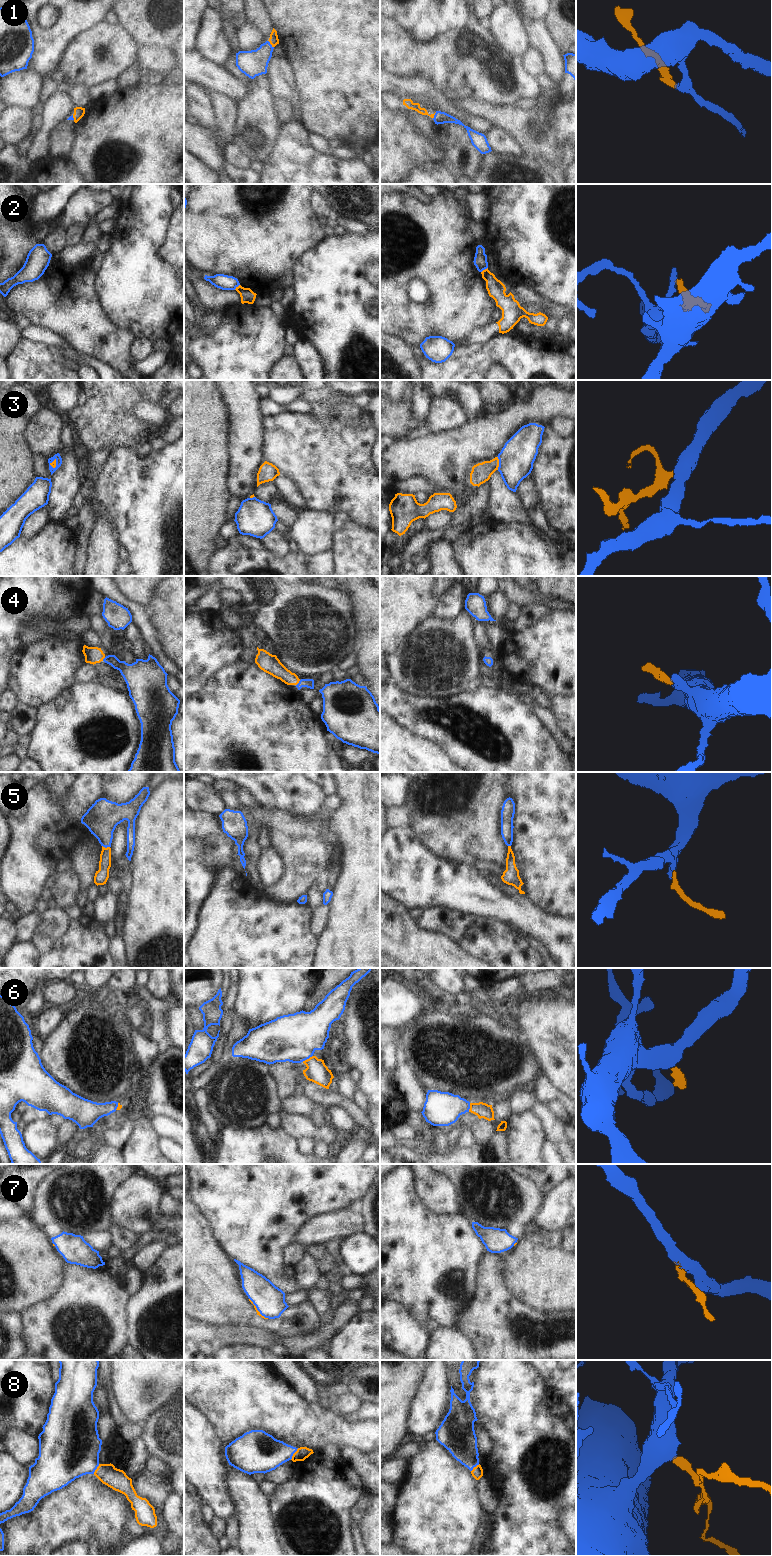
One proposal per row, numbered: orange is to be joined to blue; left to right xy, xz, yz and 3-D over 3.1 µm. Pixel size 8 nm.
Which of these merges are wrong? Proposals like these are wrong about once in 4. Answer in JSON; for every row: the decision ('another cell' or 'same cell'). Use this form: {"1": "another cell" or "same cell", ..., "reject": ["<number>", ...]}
{"1": "same cell", "2": "another cell", "3": "same cell", "4": "same cell", "5": "same cell", "6": "same cell", "7": "same cell", "8": "same cell", "reject": ["2"]}

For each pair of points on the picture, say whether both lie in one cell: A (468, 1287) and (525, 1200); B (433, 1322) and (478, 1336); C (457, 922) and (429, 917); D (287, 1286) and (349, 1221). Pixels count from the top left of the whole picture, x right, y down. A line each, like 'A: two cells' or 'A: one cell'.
A: two cells
B: two cells
C: one cell
D: two cells

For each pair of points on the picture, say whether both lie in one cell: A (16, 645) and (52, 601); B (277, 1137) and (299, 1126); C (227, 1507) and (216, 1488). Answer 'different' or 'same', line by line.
A: same
B: different
C: same

